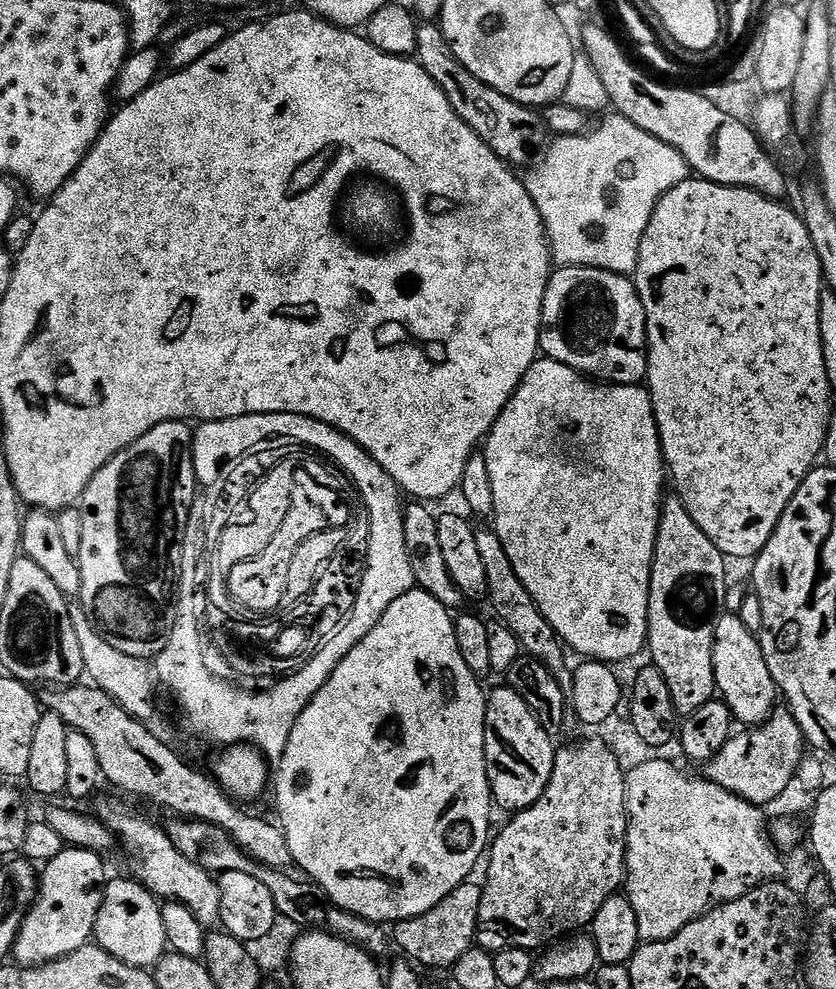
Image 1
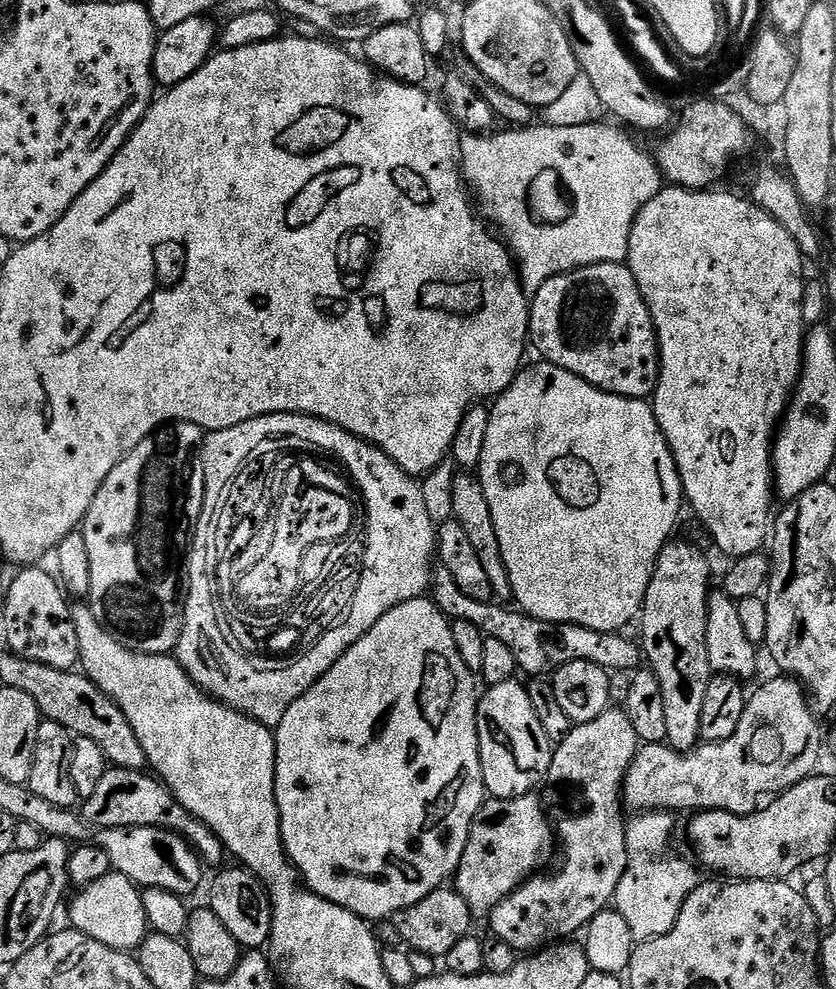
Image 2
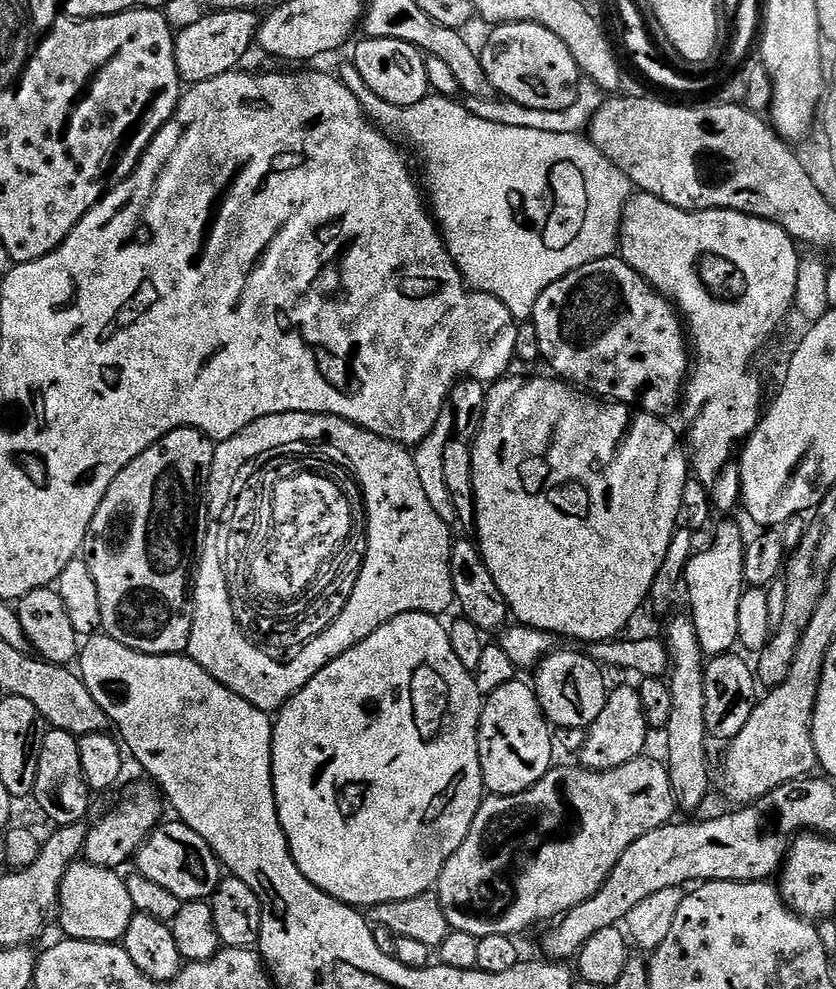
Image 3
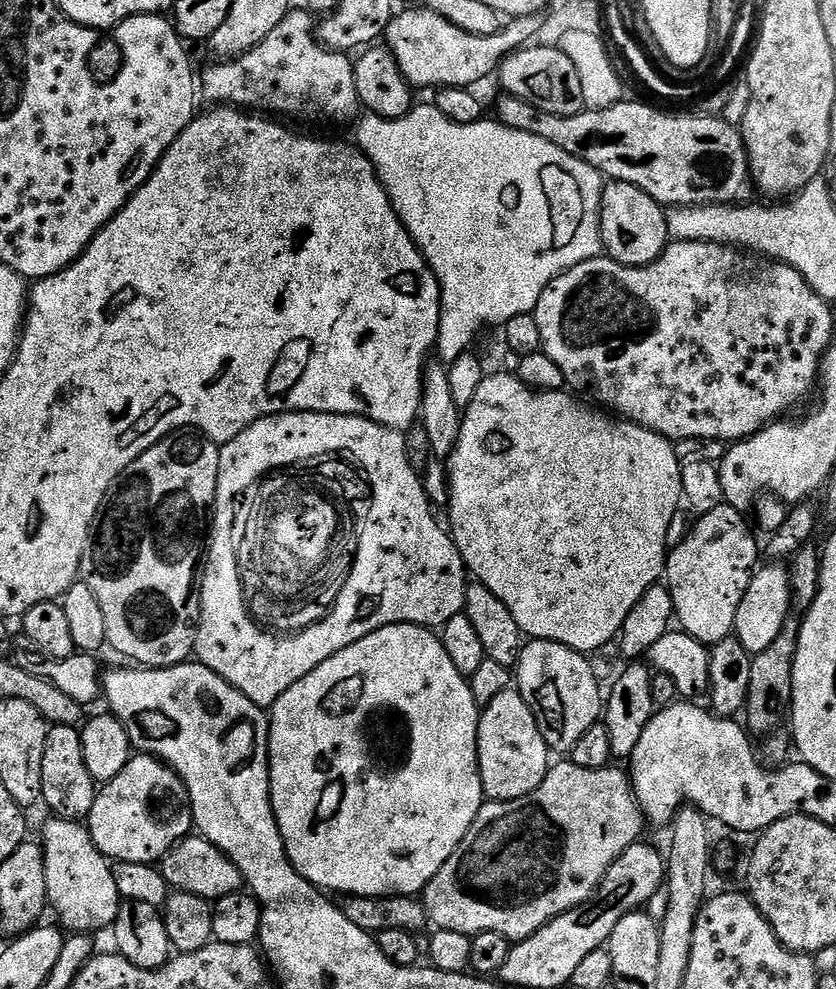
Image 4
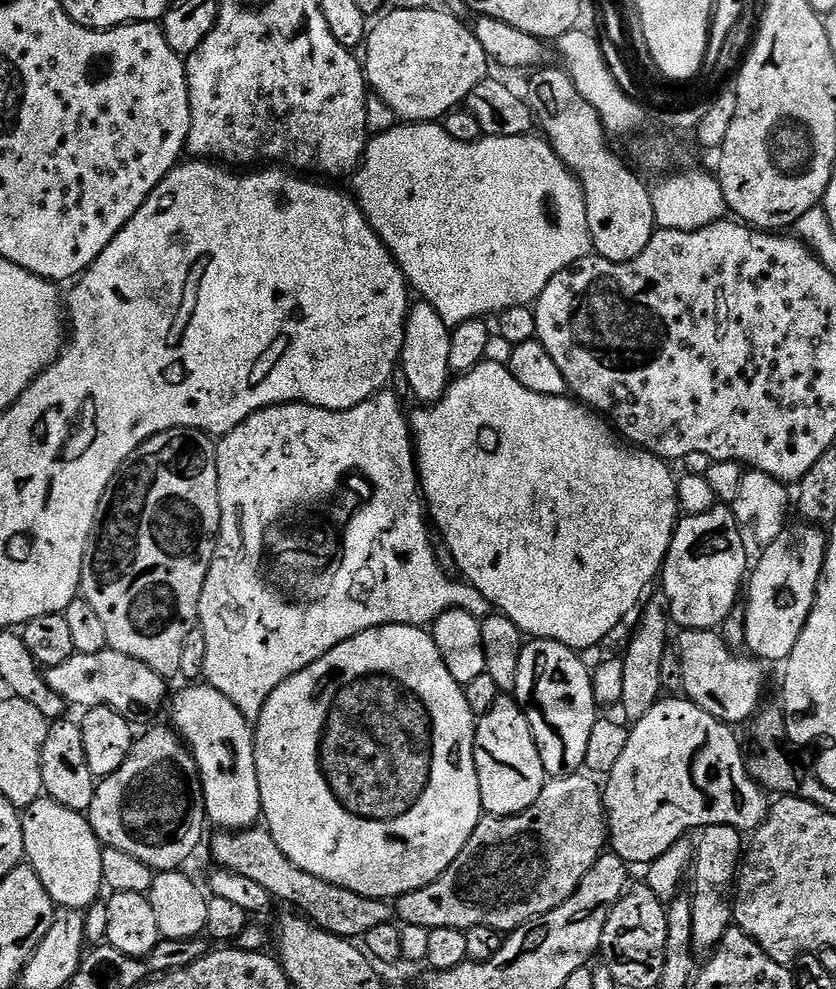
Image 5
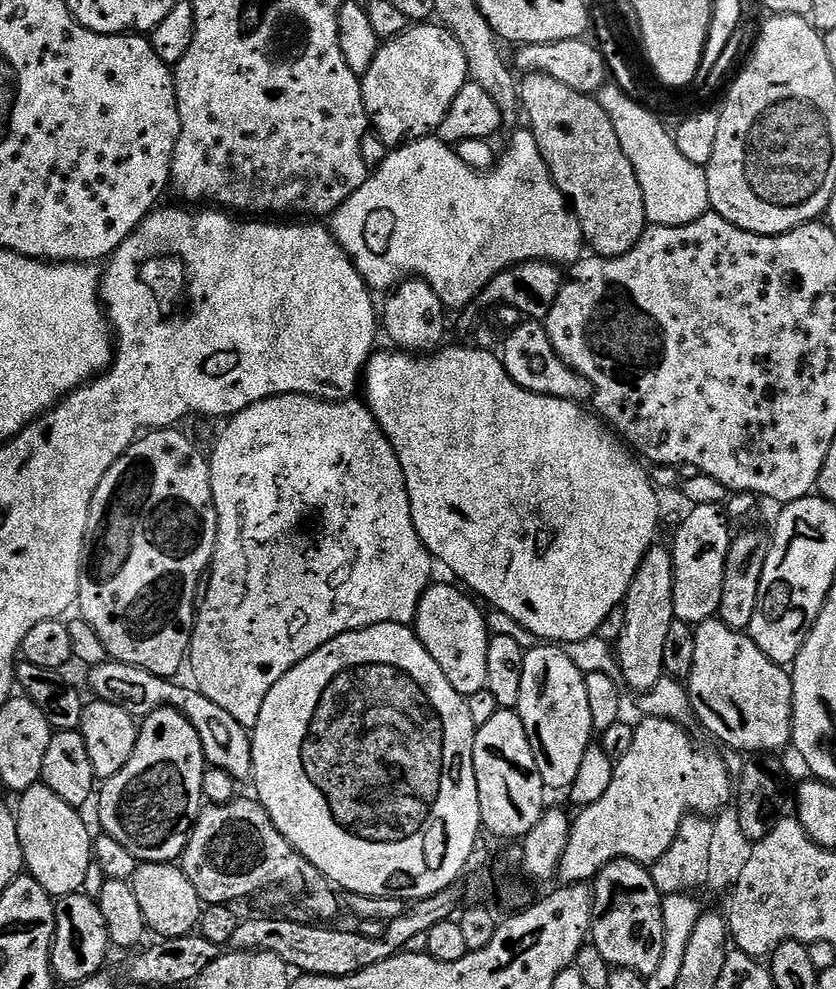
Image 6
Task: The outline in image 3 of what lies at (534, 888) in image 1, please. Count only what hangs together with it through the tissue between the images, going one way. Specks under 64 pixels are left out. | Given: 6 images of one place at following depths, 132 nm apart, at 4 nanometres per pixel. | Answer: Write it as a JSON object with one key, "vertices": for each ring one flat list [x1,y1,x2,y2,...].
{"vertices":[[613,687,608,693,608,701,602,714,598,714,598,718,586,731,588,737,578,753,578,760,583,767,593,772,605,772,645,755,644,747,648,744,650,729,646,716,642,714,639,691,635,687]]}

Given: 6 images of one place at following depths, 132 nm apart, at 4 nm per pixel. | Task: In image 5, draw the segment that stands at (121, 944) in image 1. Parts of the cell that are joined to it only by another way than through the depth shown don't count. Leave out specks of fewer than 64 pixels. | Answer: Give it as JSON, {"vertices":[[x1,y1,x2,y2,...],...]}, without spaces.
{"vertices":[[41,798,22,816,24,822,24,855,27,863,42,878,42,886,60,908,85,910,105,891,102,878,104,848,94,834,88,817,62,806,57,800]]}

